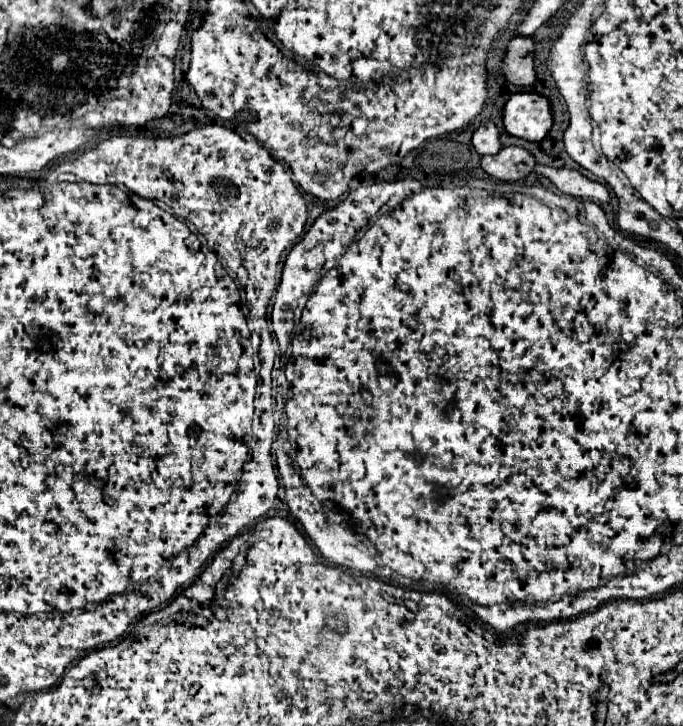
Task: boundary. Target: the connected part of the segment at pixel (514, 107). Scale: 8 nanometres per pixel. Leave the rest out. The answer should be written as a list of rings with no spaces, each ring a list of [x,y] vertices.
[[[517,92],[507,100],[503,108],[503,126],[511,136],[529,142],[541,142],[549,134],[551,124],[551,104],[545,100],[545,96],[533,92]]]

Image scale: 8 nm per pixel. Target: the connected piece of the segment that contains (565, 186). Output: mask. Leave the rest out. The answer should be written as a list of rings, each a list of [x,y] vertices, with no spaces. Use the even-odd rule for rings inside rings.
[[[535,166],[535,172],[549,178],[563,194],[575,198],[587,198],[597,204],[609,202],[609,192],[603,184],[585,178],[579,170],[569,168],[549,168],[549,166]]]

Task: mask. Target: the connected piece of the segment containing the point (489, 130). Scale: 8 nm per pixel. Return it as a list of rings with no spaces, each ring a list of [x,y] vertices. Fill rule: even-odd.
[[[485,122],[481,124],[475,132],[473,132],[473,140],[471,140],[473,148],[485,156],[485,154],[497,154],[501,150],[501,142],[499,142],[499,132],[495,128],[493,122]]]

